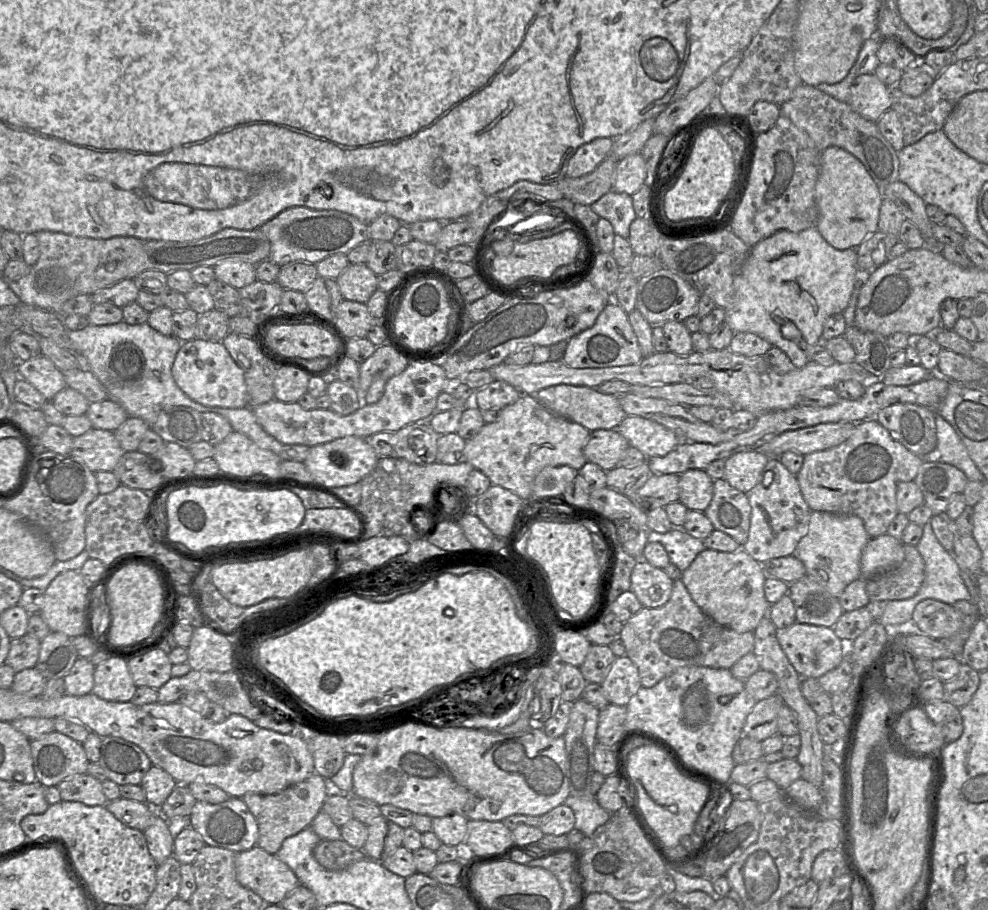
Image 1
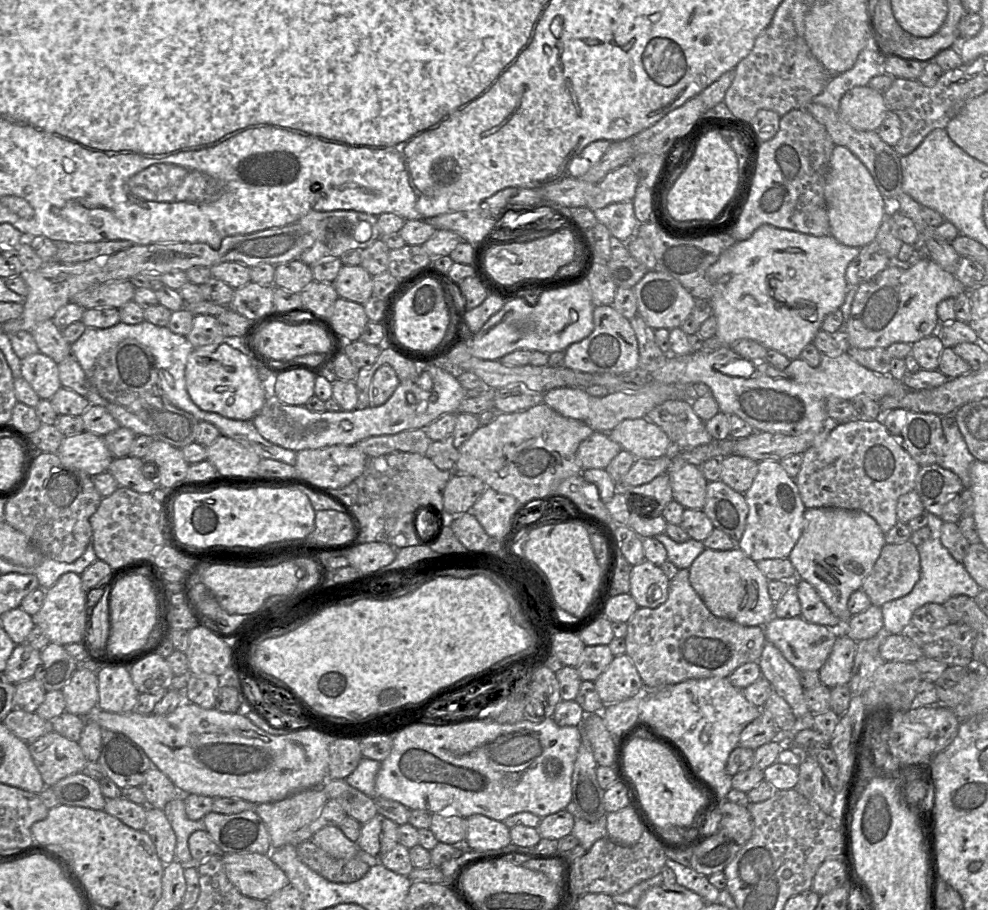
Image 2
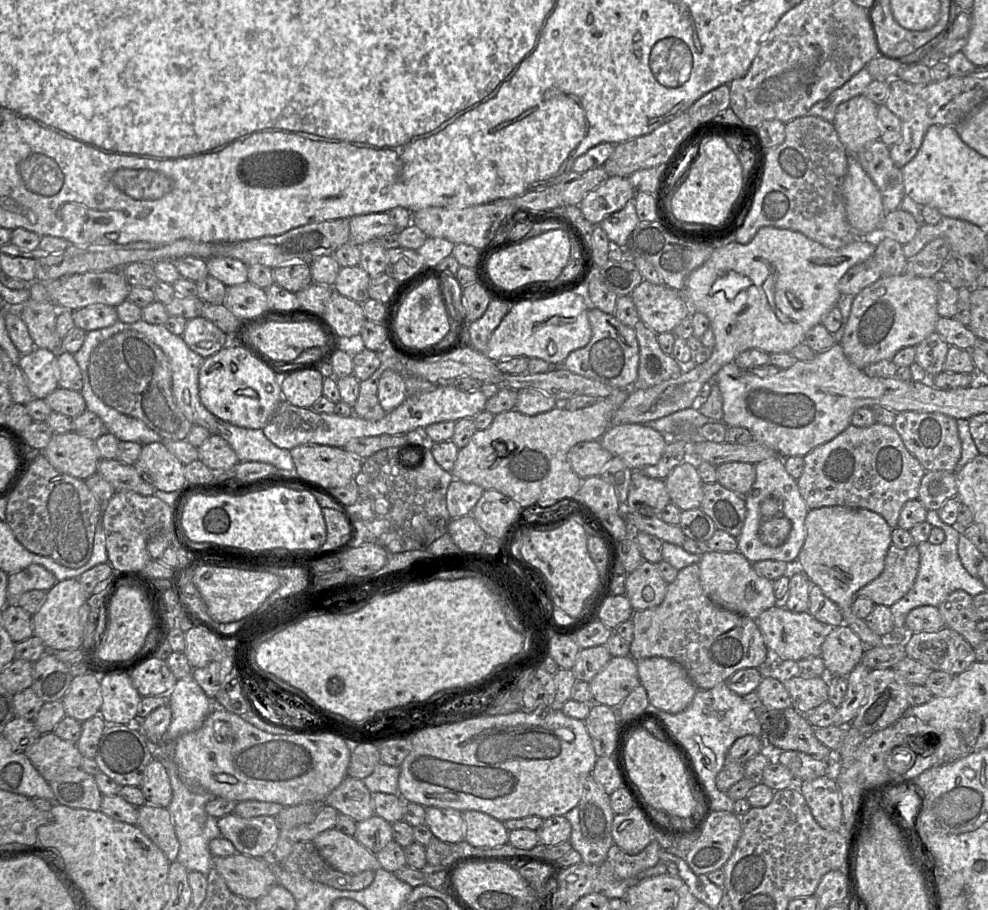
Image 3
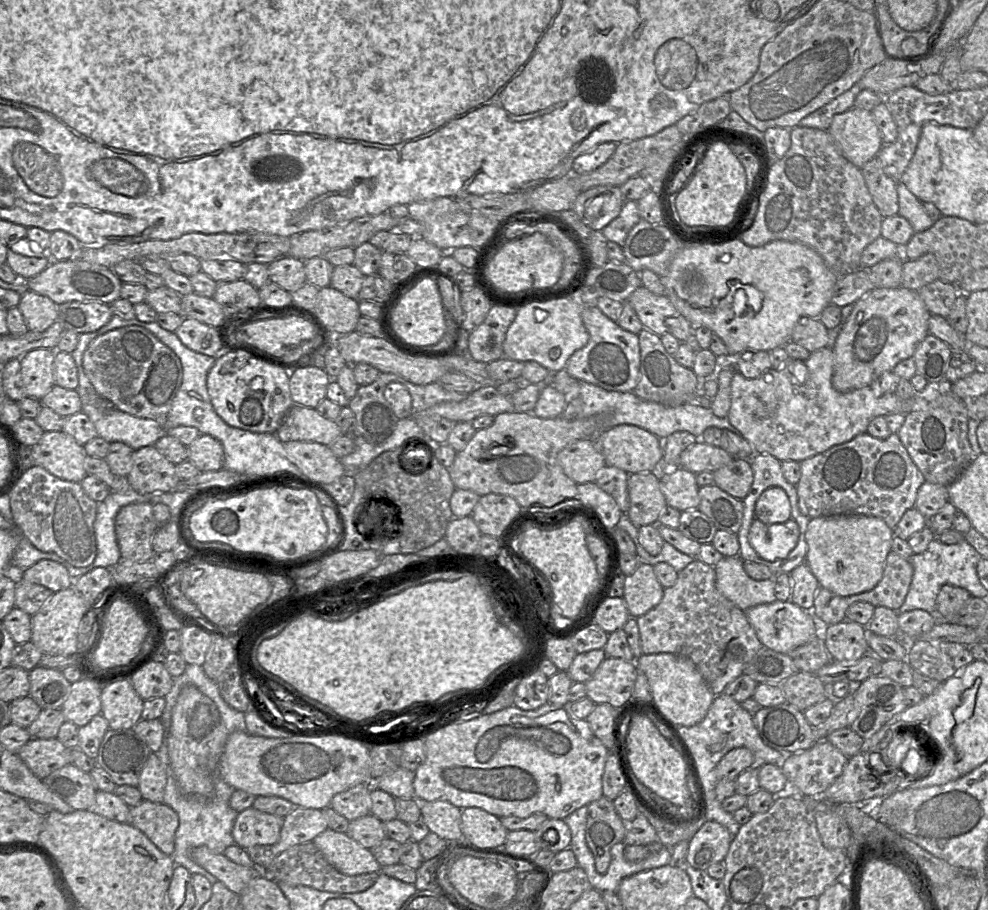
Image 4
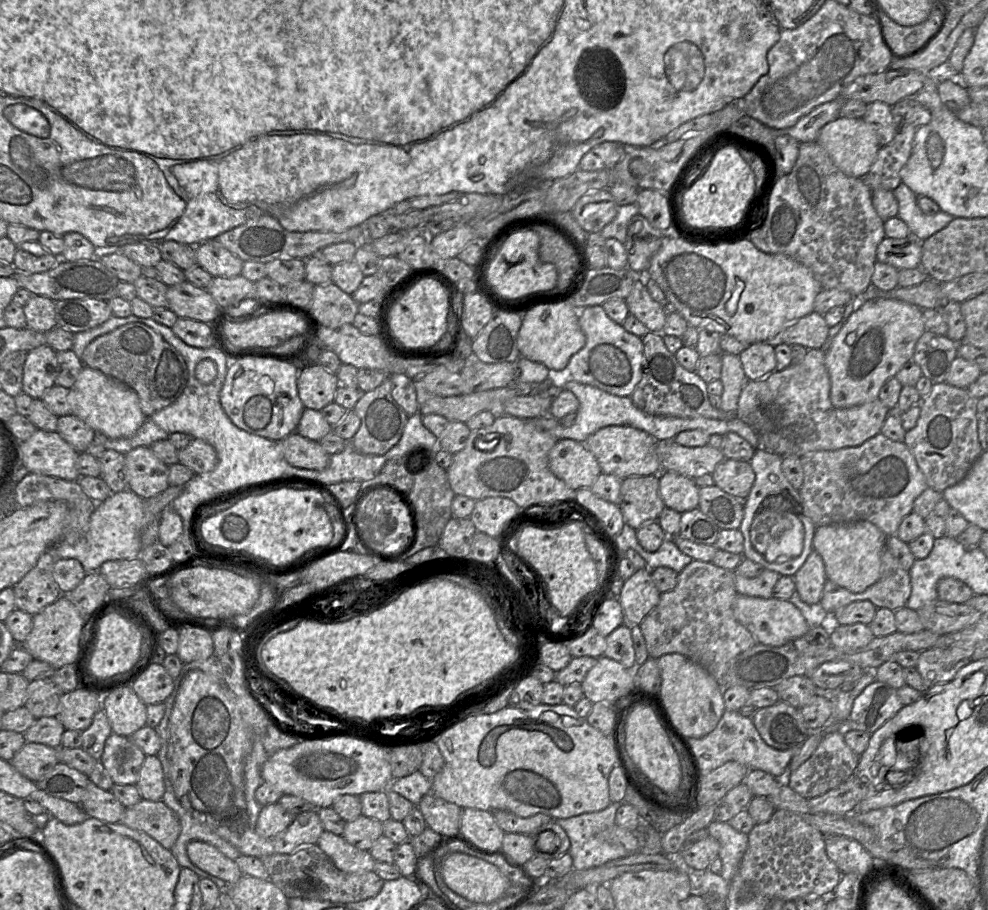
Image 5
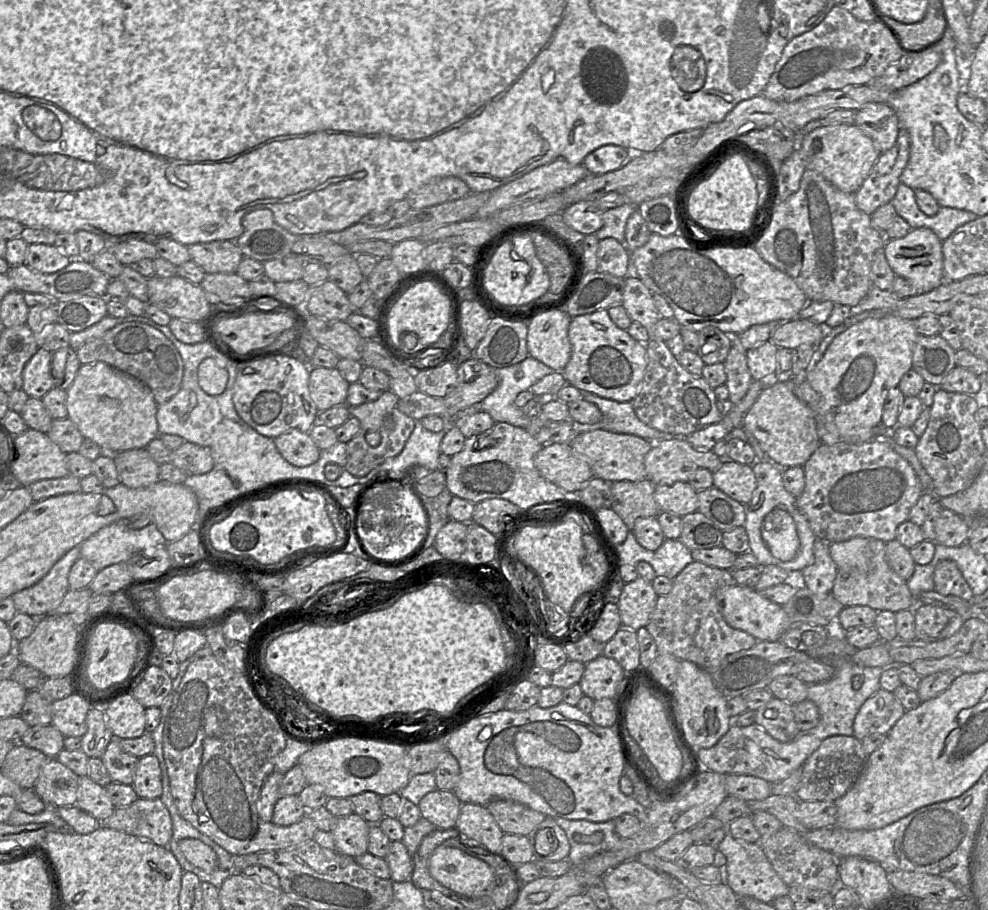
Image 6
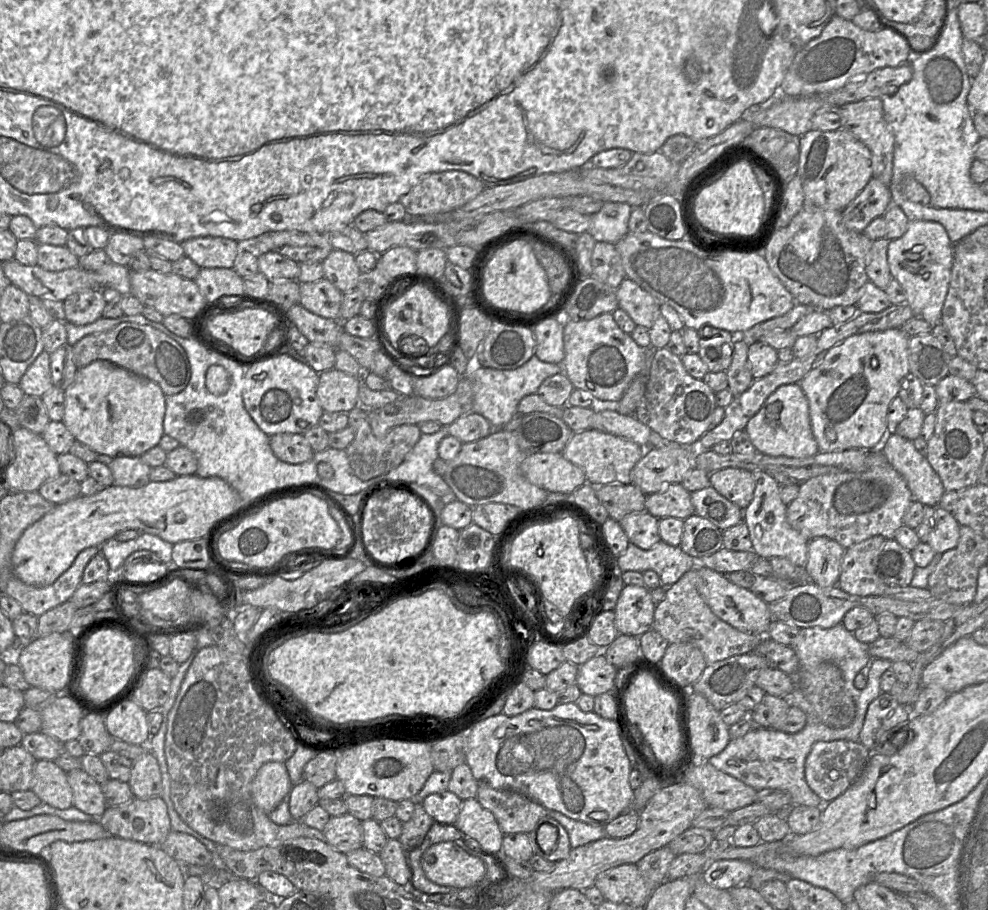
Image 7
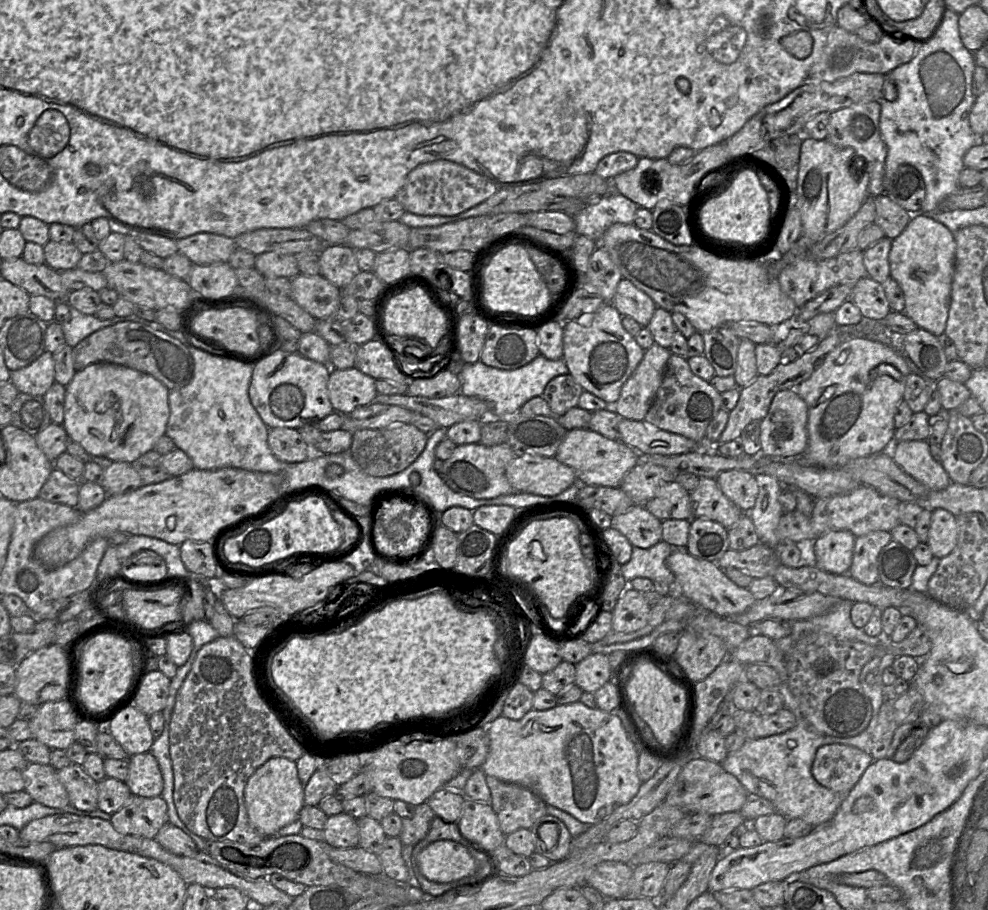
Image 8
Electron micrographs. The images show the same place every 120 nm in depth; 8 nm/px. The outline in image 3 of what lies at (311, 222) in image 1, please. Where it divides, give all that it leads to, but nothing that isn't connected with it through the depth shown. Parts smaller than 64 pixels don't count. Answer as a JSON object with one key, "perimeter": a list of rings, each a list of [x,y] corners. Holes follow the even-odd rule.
{"perimeter":[[[386,212],[353,216],[349,219],[350,240],[348,243],[363,245],[370,240],[397,232],[397,227]]]}

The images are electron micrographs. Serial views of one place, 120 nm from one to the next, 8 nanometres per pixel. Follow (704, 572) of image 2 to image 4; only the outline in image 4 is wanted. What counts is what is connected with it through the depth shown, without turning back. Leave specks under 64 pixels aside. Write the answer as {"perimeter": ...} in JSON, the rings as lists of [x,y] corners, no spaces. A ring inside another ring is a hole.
{"perimeter":[[[739,556],[723,557],[714,567],[716,588],[743,611],[777,600],[775,579],[754,580],[744,570]]]}

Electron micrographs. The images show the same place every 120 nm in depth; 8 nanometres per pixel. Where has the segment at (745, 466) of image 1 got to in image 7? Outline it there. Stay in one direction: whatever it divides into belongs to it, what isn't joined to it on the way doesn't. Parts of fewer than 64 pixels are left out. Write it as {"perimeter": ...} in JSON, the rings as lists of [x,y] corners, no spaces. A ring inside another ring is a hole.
{"perimeter":[[[724,468],[710,473],[710,485],[726,499],[744,510],[755,491],[753,472],[740,468]]]}

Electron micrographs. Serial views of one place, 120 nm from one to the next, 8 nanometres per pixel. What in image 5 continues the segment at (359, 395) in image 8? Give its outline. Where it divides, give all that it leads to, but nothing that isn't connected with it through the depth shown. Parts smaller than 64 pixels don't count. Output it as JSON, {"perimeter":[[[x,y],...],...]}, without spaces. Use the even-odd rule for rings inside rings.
{"perimeter":[[[306,364],[299,367],[297,390],[305,409],[321,411],[334,402],[340,382],[319,364]]]}

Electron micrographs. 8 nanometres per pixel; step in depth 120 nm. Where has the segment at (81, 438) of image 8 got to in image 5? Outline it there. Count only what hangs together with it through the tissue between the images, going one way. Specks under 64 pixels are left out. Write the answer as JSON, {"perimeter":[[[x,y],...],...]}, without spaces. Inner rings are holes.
{"perimeter":[[[84,366],[69,389],[71,413],[94,432],[111,439],[128,438],[136,433],[147,417],[141,410],[137,393],[127,385],[110,378],[101,371]]]}

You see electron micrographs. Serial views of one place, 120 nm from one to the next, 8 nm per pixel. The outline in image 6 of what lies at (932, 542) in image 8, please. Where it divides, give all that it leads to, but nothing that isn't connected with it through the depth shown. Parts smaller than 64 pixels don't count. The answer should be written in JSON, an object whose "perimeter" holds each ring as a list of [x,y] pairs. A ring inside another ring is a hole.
{"perimeter":[[[942,508],[935,522],[934,543],[946,547],[957,547],[967,543],[968,525],[962,517],[950,509]]]}

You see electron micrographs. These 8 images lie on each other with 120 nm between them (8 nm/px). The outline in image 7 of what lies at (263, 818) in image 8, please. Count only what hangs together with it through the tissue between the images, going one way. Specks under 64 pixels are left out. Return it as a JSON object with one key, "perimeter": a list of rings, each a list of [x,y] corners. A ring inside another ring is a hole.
{"perimeter":[[[271,761],[265,763],[252,782],[254,804],[266,814],[270,814],[290,793],[293,785],[285,763]]]}

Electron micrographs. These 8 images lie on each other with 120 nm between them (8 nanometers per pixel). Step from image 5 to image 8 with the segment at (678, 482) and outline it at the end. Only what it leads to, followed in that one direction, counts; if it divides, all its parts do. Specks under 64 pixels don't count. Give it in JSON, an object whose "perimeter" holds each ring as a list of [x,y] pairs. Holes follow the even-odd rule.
{"perimeter":[[[677,481],[668,483],[658,494],[644,504],[645,508],[661,521],[692,517],[690,493]]]}

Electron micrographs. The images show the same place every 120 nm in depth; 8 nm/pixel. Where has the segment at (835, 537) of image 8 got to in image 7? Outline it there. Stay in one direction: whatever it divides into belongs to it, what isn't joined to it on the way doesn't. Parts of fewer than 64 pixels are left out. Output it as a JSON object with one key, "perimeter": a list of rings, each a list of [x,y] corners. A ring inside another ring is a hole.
{"perimeter":[[[827,537],[810,540],[804,566],[807,579],[820,587],[837,586],[845,550],[838,542]]]}

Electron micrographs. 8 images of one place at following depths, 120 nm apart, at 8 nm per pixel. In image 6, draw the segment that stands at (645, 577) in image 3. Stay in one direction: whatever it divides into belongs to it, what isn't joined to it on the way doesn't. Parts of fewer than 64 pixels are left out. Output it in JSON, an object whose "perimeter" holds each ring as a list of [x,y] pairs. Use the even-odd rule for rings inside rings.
{"perimeter":[[[638,577],[625,583],[617,604],[621,626],[637,631],[646,627],[658,600],[652,582]]]}

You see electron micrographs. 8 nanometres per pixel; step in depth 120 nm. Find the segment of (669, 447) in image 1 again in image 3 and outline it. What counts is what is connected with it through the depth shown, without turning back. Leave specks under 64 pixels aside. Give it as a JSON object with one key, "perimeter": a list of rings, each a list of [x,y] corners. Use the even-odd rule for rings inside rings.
{"perimeter":[[[622,424],[611,425],[599,441],[613,457],[621,458],[632,470],[641,470],[646,466],[658,463],[668,438],[646,424]]]}

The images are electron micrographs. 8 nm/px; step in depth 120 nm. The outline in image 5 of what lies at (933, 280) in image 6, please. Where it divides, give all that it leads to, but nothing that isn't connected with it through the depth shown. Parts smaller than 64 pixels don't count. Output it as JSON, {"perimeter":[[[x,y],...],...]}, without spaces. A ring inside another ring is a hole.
{"perimeter":[[[910,236],[904,239],[885,237],[877,247],[878,262],[895,267],[898,270],[913,269],[921,266],[921,242]]]}

